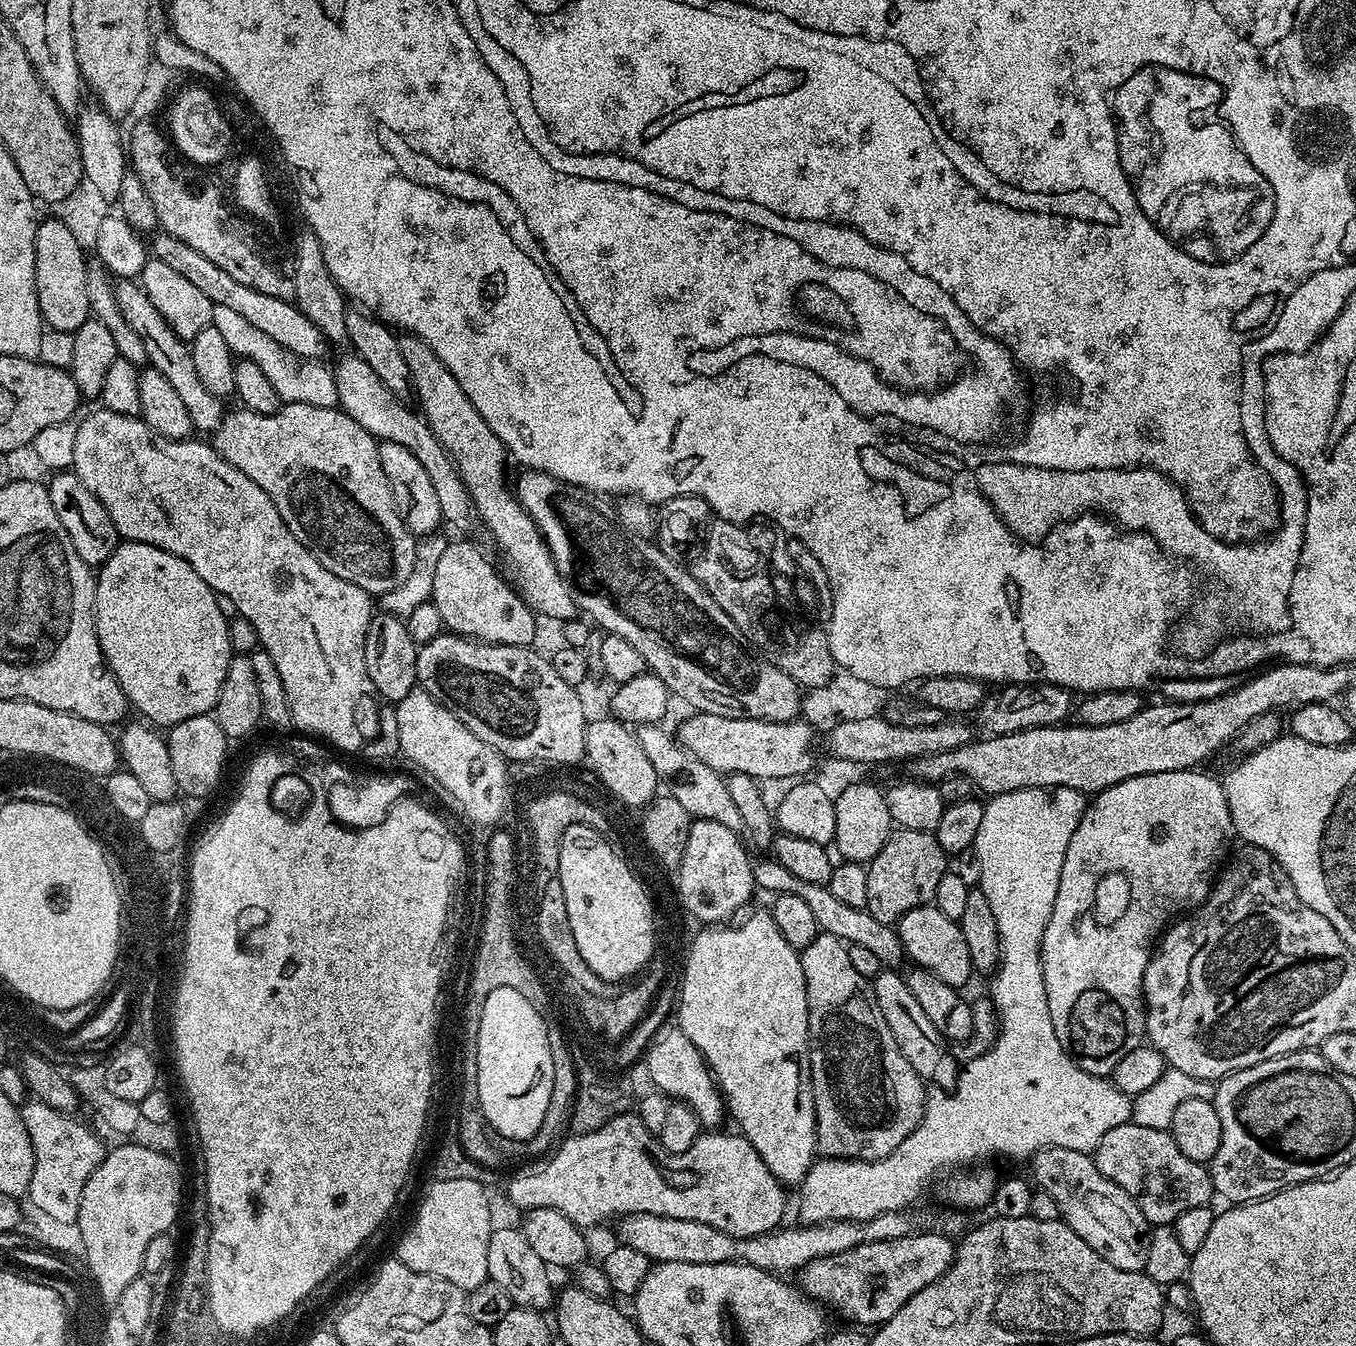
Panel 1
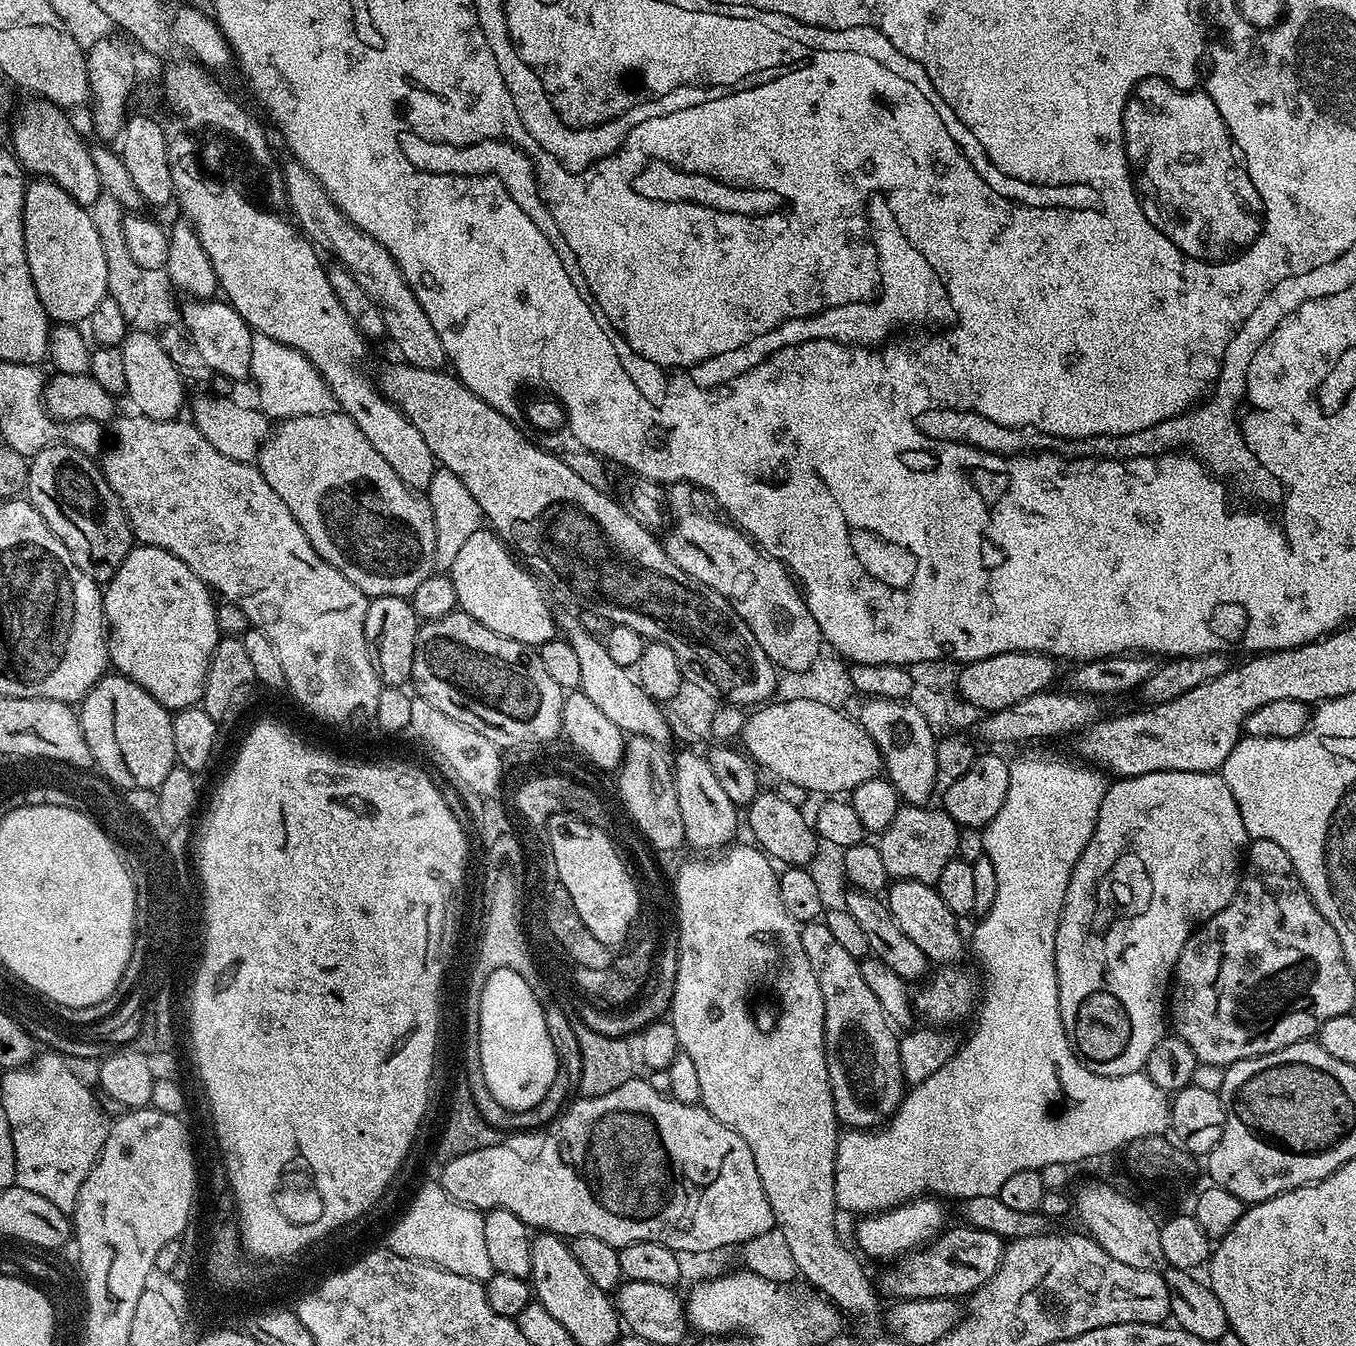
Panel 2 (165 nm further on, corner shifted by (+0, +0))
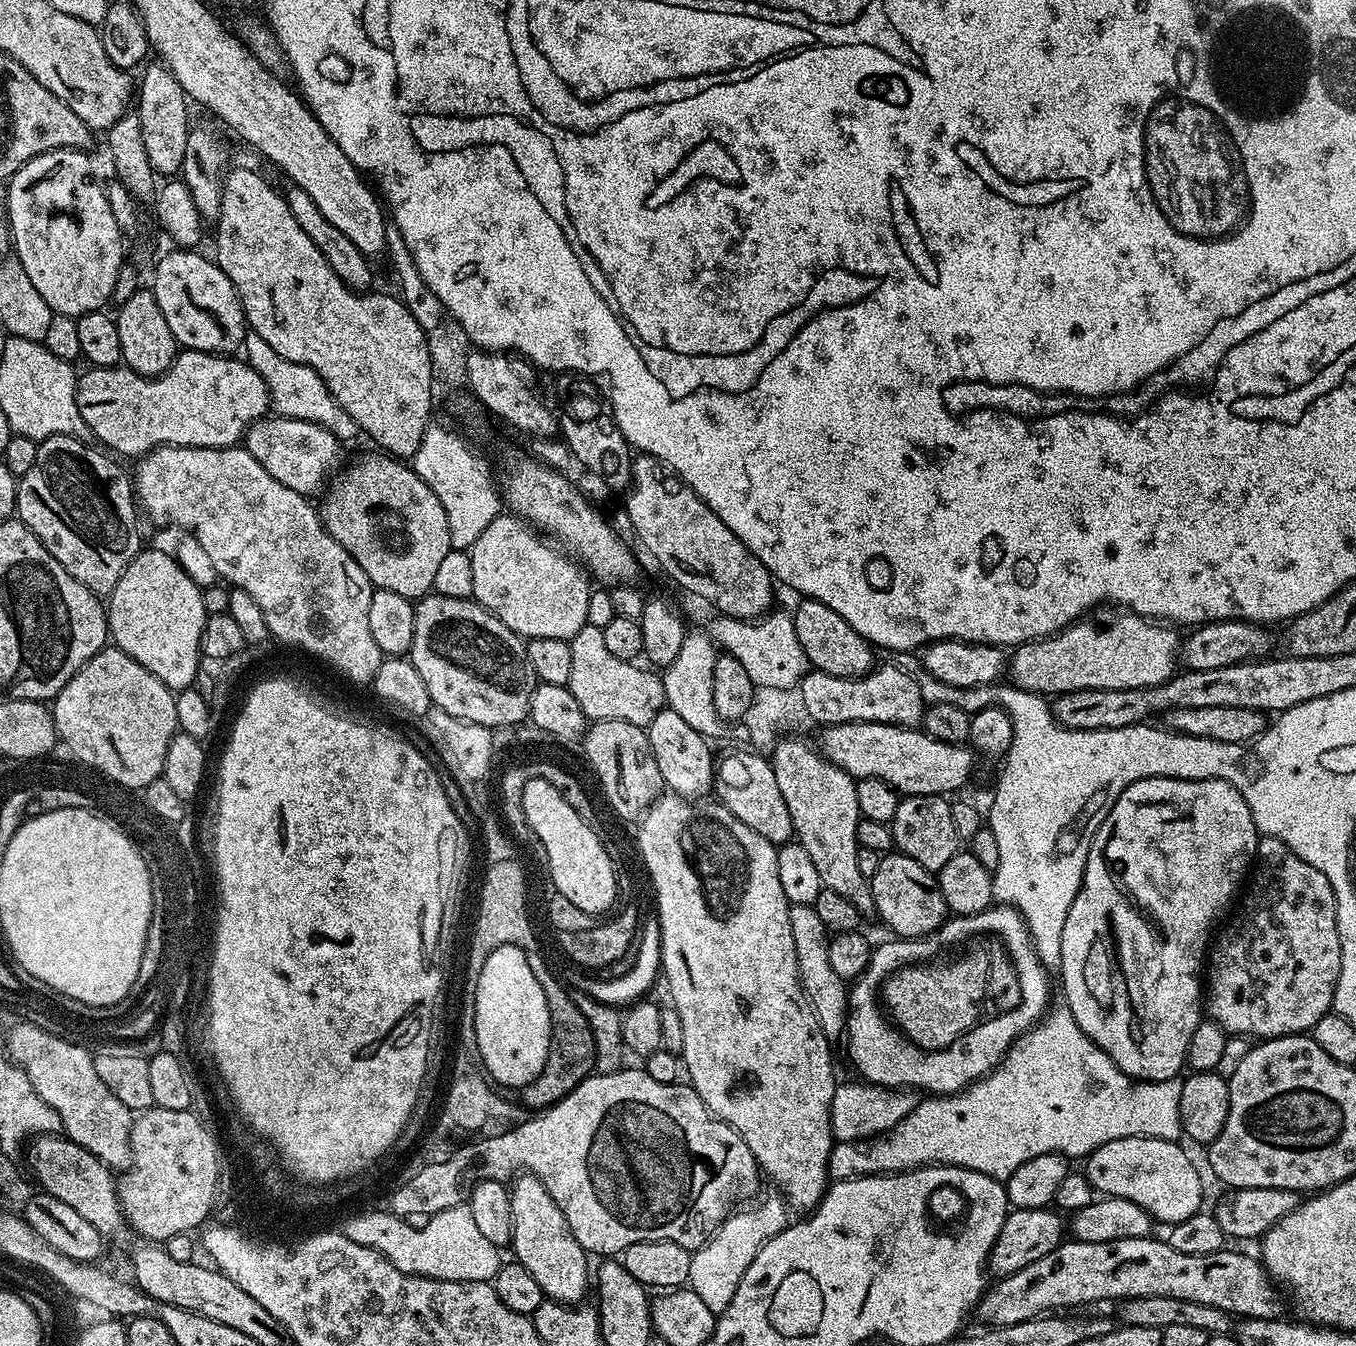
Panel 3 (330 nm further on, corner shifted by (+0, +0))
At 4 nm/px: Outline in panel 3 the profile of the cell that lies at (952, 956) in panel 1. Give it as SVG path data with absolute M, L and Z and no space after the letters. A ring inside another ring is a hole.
M899 854L881 855L877 873L870 883L876 903L876 916L884 919L885 926L893 928L897 937L929 936L949 919L950 913L942 898L939 879L918 866L914 858Z

